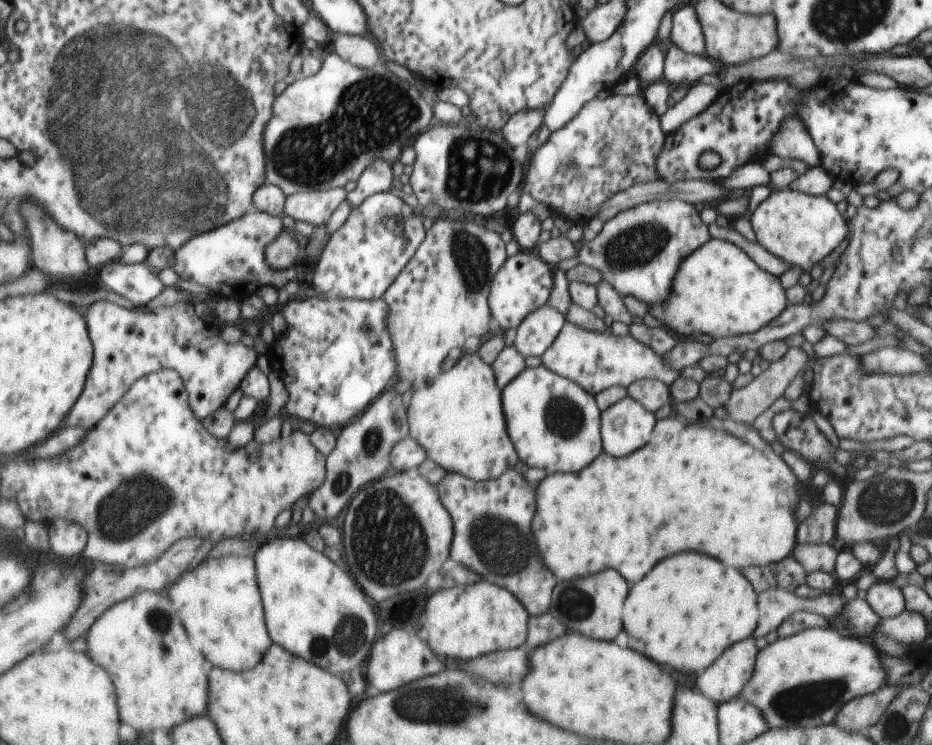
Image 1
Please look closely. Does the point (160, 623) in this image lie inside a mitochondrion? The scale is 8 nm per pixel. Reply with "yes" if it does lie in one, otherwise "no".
yes

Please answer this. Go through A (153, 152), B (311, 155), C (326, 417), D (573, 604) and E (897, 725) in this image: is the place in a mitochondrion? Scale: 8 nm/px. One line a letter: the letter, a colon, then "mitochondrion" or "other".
A: mitochondrion
B: mitochondrion
C: other
D: mitochondrion
E: mitochondrion

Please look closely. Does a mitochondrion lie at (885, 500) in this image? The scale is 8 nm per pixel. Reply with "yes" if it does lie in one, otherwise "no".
yes

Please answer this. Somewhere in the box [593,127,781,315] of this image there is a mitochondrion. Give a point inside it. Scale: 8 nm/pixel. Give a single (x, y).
(634, 248)

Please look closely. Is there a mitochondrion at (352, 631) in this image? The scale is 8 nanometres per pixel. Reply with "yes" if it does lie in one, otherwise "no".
yes

